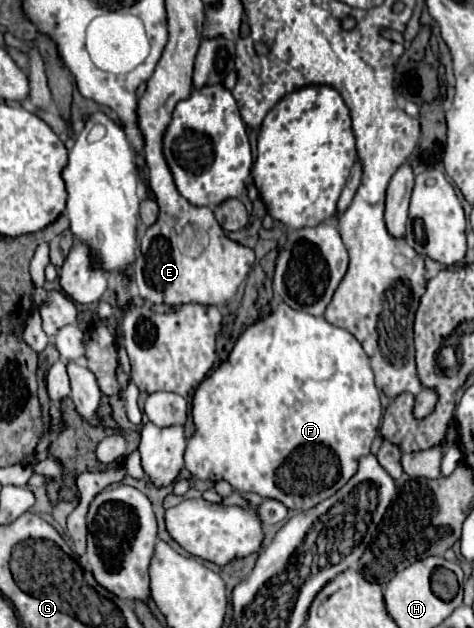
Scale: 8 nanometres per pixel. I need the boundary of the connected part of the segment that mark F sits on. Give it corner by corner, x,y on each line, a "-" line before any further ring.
276,303
276,311
272,311
266,319
256,321
250,325
236,341
234,349
230,351
230,357
216,367
210,377
206,377
196,389
192,397
192,417
196,425
194,437
188,441
186,453
184,453
184,467
202,481
228,481
236,491
240,493
258,493
266,499
276,499
284,503
288,509
312,509
320,501
332,497
338,489
342,489
358,471
358,459
364,455
370,455
370,445
378,433
380,419
382,419
382,403
380,403
380,391
374,383
374,373
370,369
370,359
364,353
358,339
332,323
328,323
324,317
314,317
306,311
298,311
288,307
286,303

